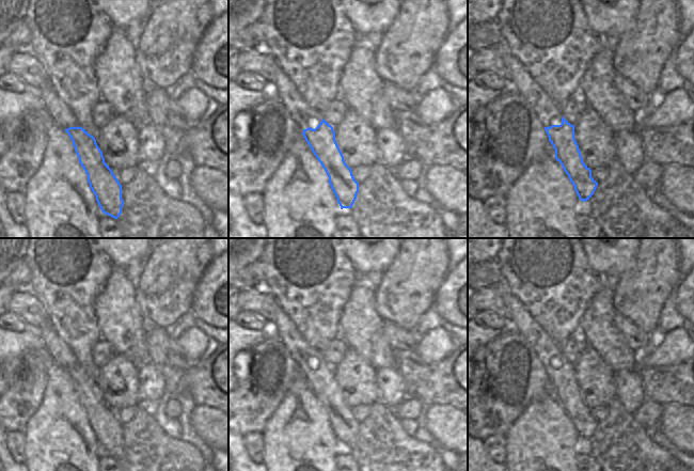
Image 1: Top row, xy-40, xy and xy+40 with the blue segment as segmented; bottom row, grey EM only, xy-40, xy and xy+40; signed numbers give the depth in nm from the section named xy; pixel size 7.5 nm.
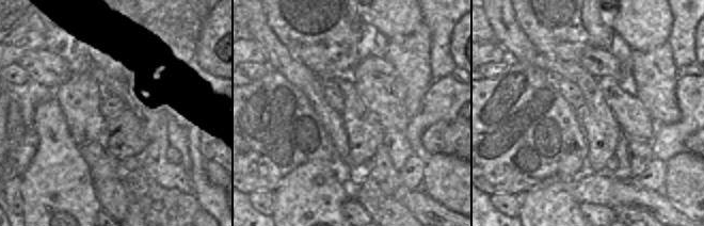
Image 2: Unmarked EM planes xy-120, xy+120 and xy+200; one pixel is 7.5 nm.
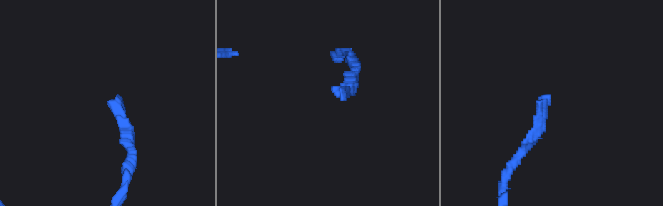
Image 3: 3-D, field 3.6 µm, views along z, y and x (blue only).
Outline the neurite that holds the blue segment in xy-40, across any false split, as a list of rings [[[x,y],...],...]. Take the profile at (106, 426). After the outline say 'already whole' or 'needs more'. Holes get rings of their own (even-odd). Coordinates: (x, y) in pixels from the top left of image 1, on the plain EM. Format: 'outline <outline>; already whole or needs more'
outline [[[49,321],[37,330],[53,362],[62,366],[70,376],[101,451],[117,458],[124,444],[122,424],[105,402],[95,377],[79,364],[68,345],[58,335]]]; needs more

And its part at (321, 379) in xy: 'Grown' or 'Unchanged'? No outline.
Grown.

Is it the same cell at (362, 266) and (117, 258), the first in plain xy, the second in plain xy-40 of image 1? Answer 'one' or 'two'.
one

